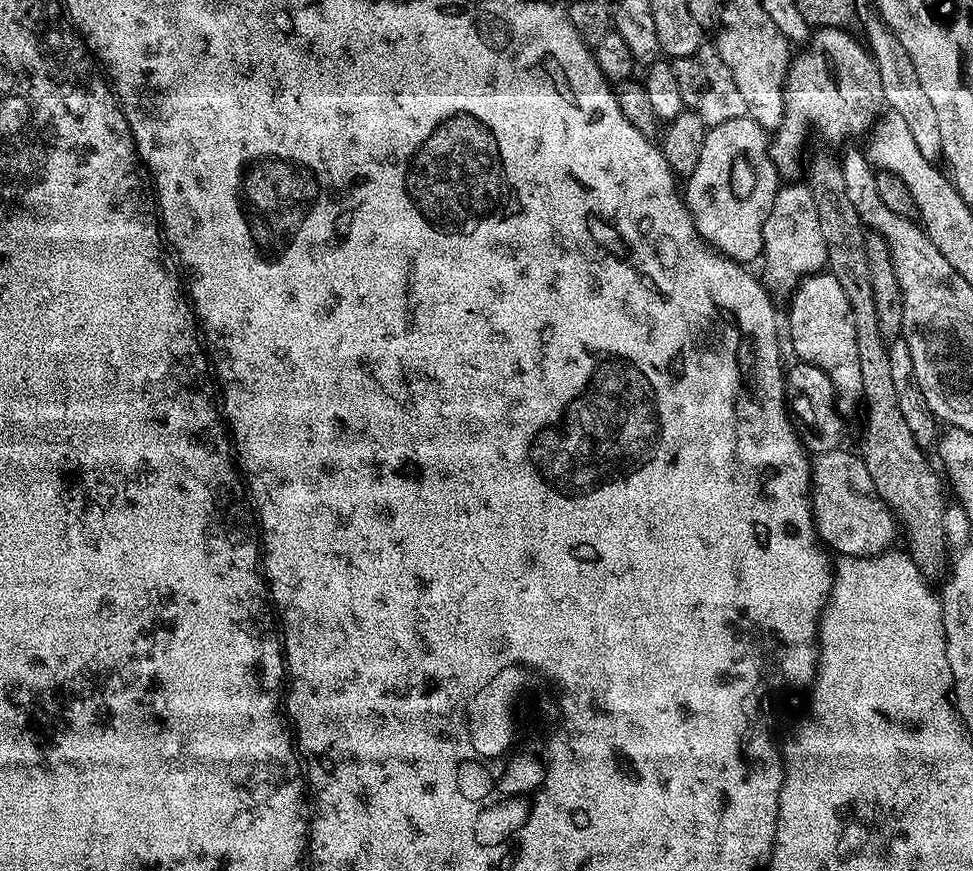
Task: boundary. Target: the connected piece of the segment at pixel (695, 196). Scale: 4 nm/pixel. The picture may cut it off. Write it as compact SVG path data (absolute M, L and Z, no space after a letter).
M749 115L711 125L698 167L685 184L682 195L697 234L721 256L738 264L759 261L764 251L764 223L770 218L776 191L782 187L782 177L772 161L769 133Z

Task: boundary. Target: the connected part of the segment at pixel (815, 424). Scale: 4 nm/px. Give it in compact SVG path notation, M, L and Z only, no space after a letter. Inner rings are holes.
M803 362L793 365L784 377L784 402L788 405L796 434L809 453L835 452L843 445L840 443L844 440L845 417L838 407L834 386L818 366Z

